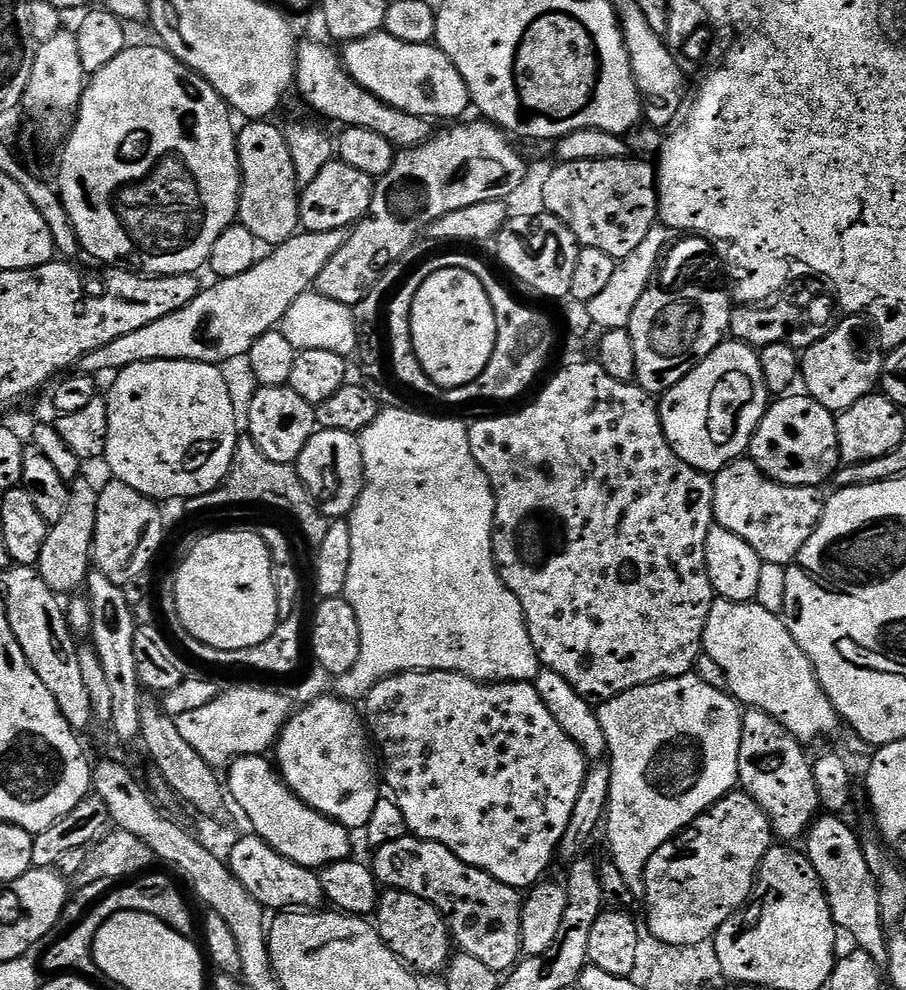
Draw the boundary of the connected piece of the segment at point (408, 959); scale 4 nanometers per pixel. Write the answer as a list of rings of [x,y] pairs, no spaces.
[[[396,888],[381,891],[374,913],[374,923],[388,949],[402,963],[408,965],[409,969],[417,973],[437,972],[437,974],[447,969],[448,961],[454,955],[452,929],[444,921],[442,913],[434,906],[430,906],[430,902],[409,892],[400,892]]]

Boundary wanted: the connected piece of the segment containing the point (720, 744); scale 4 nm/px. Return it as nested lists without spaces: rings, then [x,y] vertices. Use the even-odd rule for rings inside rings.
[[[689,674],[626,690],[603,701],[596,713],[606,733],[612,765],[606,813],[608,844],[612,847],[610,858],[622,873],[629,893],[640,894],[644,890],[644,871],[653,854],[737,787],[742,708],[727,691],[702,682],[700,676]]]

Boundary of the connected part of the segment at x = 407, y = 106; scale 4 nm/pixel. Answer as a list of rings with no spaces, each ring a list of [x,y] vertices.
[[[381,30],[373,36],[349,40],[343,48],[342,59],[348,73],[370,90],[370,94],[406,114],[426,116],[436,122],[456,122],[472,104],[472,95],[462,74],[458,74],[454,62],[435,43],[398,42],[398,38]]]

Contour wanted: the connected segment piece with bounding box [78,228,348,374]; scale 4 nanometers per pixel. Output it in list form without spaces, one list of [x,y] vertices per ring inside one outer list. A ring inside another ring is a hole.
[[[342,228],[321,232],[301,230],[284,244],[275,245],[270,258],[256,262],[246,274],[217,279],[212,282],[216,284],[201,290],[190,306],[182,306],[182,310],[174,310],[174,314],[166,314],[166,318],[158,318],[158,322],[150,322],[150,326],[142,326],[142,330],[134,330],[131,334],[122,334],[122,338],[114,338],[114,342],[86,354],[80,359],[79,371],[111,373],[134,366],[134,362],[155,360],[193,360],[219,366],[230,358],[248,355],[254,342],[258,342],[262,334],[273,331],[286,310],[315,285],[326,262],[342,250],[346,241],[348,232]]]

